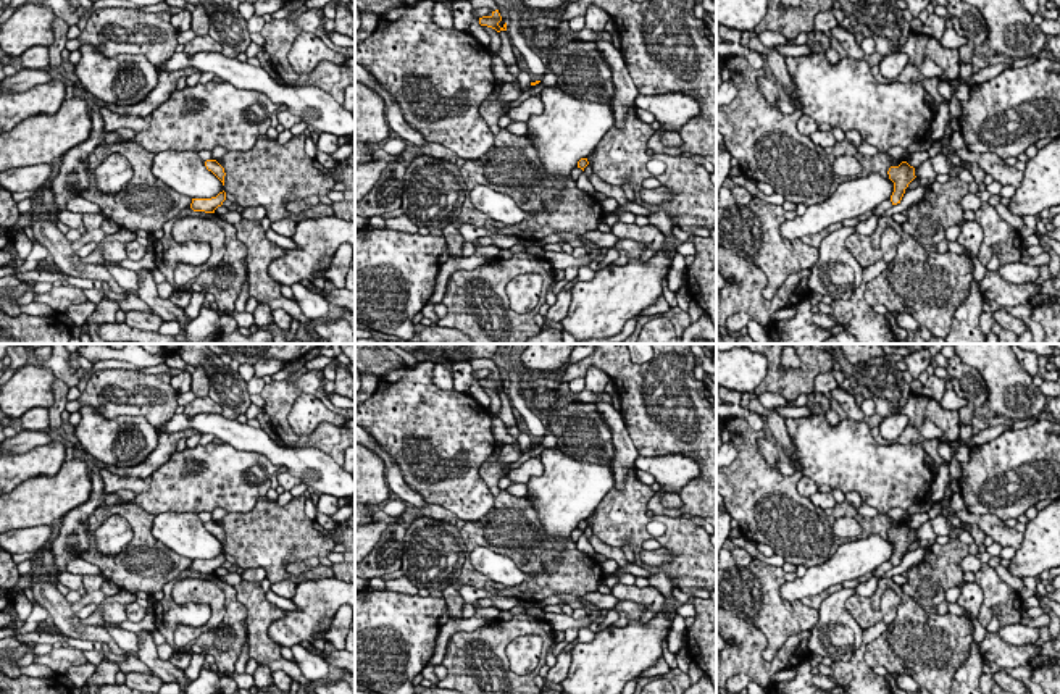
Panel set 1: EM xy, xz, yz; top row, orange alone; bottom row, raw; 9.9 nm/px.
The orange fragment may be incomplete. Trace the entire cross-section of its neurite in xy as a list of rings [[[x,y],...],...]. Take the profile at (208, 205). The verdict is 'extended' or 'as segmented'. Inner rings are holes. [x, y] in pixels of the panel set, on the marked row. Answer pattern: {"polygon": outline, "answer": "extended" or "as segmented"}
{"polygon": [[[223,190],[211,199],[192,199],[190,208],[194,211],[215,213],[215,210],[221,207],[224,200],[226,200],[226,192]]], "answer": "as segmented"}

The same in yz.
{"polygon": [[[902,161],[899,166],[891,166],[887,174],[889,179],[894,182],[894,192],[891,195],[891,202],[892,205],[897,205],[900,203],[908,184],[916,178],[915,168],[910,166],[907,161]]], "answer": "as segmented"}

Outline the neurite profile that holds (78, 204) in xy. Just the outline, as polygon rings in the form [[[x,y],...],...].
[[[82,197],[69,199],[66,202],[65,210],[74,211],[74,213],[81,213],[81,215],[82,213],[102,213],[102,210],[95,203],[82,199]]]

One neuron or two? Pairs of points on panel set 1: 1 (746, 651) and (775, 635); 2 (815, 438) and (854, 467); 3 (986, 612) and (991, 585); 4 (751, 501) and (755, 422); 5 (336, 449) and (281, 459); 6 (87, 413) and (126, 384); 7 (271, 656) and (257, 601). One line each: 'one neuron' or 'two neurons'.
1: two neurons
2: one neuron
3: one neuron
4: two neurons
5: two neurons
6: two neurons
7: one neuron

